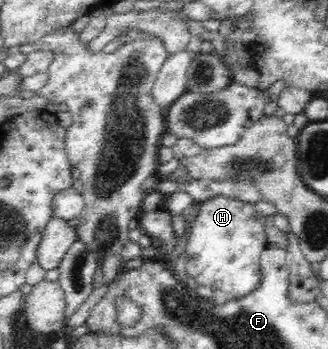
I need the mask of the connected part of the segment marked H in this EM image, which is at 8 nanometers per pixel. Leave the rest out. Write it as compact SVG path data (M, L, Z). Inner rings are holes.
M214 195L199 201L200 209L191 223L190 237L185 252L185 269L198 283L212 289L221 288L229 295L242 295L250 291L258 281L258 260L268 243L266 221L274 221L274 215L264 215L254 203L235 197Z

